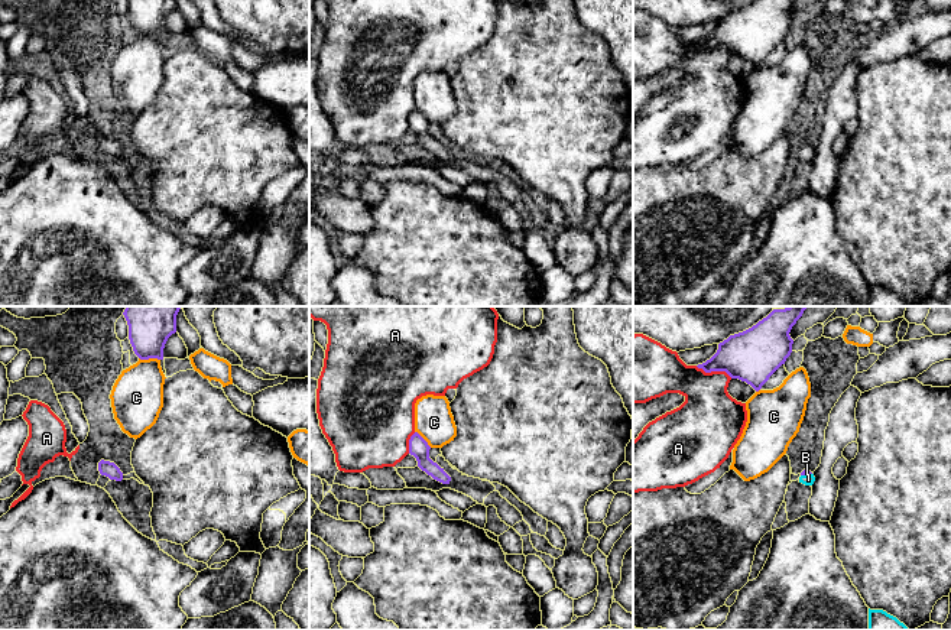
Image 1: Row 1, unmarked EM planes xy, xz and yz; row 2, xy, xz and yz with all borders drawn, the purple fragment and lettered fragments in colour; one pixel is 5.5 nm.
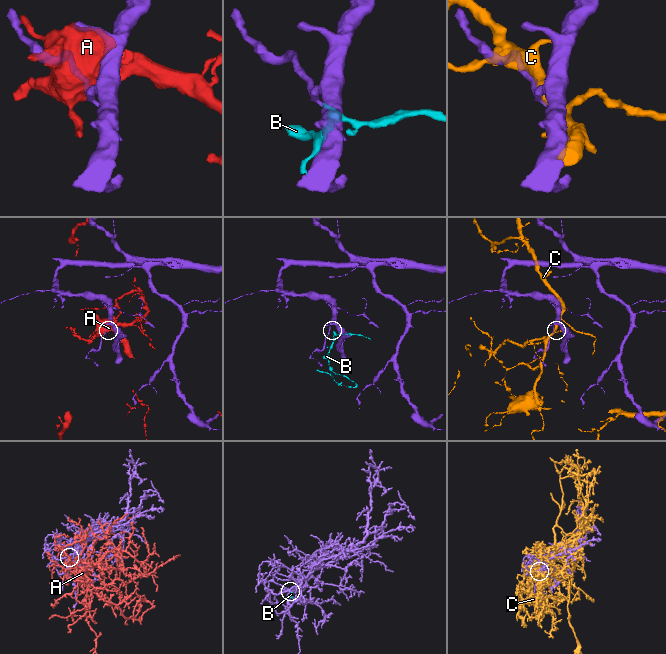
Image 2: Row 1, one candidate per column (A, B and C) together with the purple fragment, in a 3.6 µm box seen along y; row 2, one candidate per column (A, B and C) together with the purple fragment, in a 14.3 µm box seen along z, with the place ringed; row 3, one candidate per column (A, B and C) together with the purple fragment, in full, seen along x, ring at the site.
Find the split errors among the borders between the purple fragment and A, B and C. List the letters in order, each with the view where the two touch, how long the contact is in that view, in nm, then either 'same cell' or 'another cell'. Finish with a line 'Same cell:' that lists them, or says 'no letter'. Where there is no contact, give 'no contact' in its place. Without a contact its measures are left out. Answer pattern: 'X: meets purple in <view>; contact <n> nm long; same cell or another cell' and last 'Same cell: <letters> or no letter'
A: meets purple in yz; contact 220 nm long; another cell
B: meets purple in yz; contact 70 nm long; same cell
C: meets purple in xy; contact 120 nm long; another cell
Same cell: B

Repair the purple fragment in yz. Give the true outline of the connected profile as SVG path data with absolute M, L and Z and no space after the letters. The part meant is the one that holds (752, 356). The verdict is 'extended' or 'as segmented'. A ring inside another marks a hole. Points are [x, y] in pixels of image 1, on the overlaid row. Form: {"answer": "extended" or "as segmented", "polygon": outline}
{"answer": "as segmented", "polygon": "M806 308L773 309L752 328L720 342L717 353L697 367L705 373L726 371L759 392L791 355L793 340L789 332Z"}

